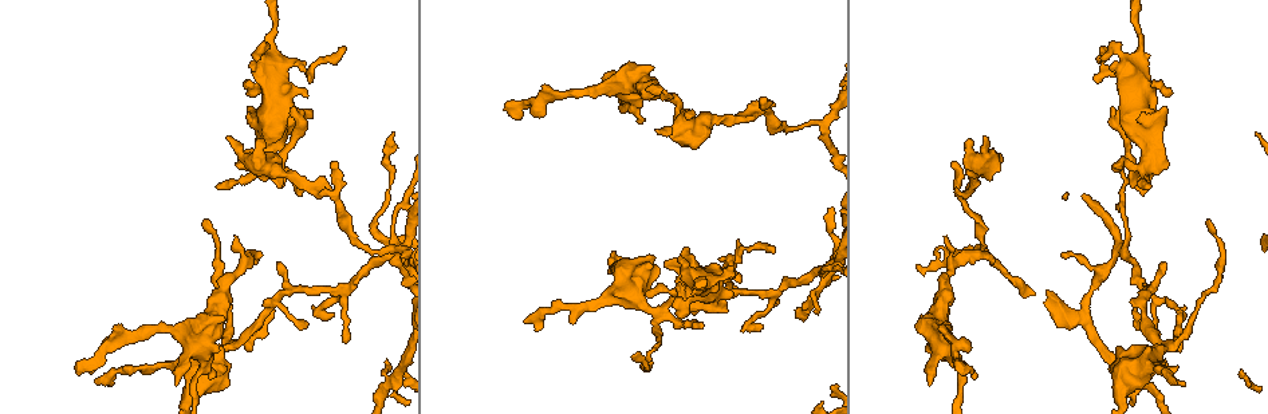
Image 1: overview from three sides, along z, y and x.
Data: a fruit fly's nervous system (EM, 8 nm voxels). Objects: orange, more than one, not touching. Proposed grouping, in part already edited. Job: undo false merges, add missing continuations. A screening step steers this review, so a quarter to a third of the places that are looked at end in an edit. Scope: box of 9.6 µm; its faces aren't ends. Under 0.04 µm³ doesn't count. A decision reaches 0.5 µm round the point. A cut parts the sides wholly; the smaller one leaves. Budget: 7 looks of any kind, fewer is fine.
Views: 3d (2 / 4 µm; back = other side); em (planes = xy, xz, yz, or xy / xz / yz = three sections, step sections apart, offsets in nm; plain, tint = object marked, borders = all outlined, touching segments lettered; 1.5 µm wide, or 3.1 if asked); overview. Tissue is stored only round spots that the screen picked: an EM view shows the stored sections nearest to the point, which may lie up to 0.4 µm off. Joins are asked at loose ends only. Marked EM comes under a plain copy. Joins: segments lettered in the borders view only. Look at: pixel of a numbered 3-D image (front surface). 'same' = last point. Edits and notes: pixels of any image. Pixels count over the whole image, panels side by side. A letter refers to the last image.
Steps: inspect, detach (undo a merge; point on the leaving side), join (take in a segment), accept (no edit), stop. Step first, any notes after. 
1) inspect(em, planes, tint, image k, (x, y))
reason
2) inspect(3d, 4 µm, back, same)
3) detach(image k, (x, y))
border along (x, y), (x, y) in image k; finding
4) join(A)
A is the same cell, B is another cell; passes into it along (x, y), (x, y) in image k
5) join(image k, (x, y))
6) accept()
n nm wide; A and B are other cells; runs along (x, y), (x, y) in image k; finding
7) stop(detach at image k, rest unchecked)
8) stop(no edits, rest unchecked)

inspect(3d, 4 µm, image 1, (227, 348))

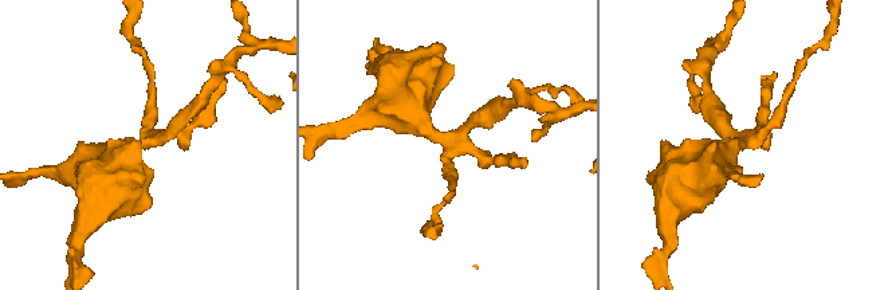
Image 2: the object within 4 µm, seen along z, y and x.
inspect(em, planes, borders, image 2, (739, 147))
need the tissue

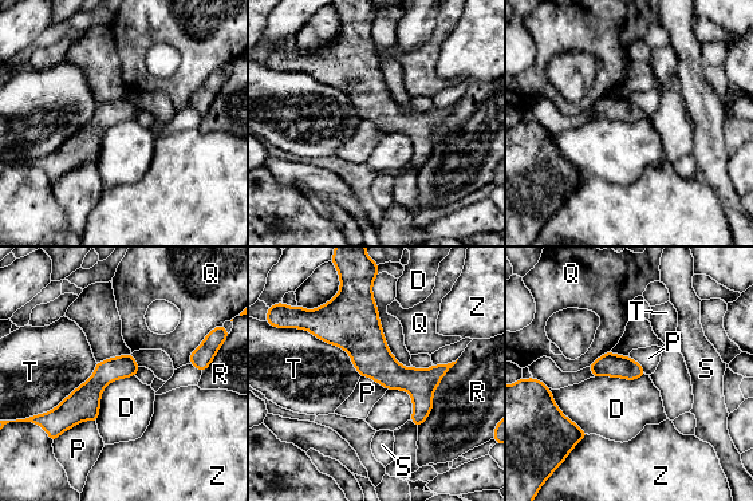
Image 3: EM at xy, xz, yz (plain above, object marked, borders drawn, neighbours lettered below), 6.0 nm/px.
accept()
120 nm wide; D, P, Q, R, S, T and Z are other cells; runs along (361, 307), (362, 339), (418, 394), (418, 421) in image 3; one neuron here

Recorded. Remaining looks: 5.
inspect(em, planes, borders, image 1, (992, 260))
free end

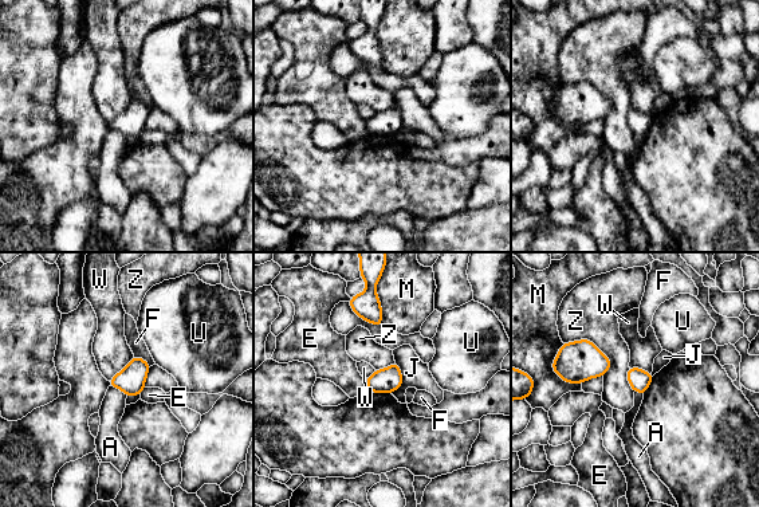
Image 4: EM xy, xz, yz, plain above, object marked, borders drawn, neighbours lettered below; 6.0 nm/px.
accept()
Z touches over 320 nm; A, E, F, J, M, U, W and Z are other cells; none of them fits

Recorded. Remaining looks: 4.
inspect(em, xz, step 4, borders, image 1, (961, 375))
free end

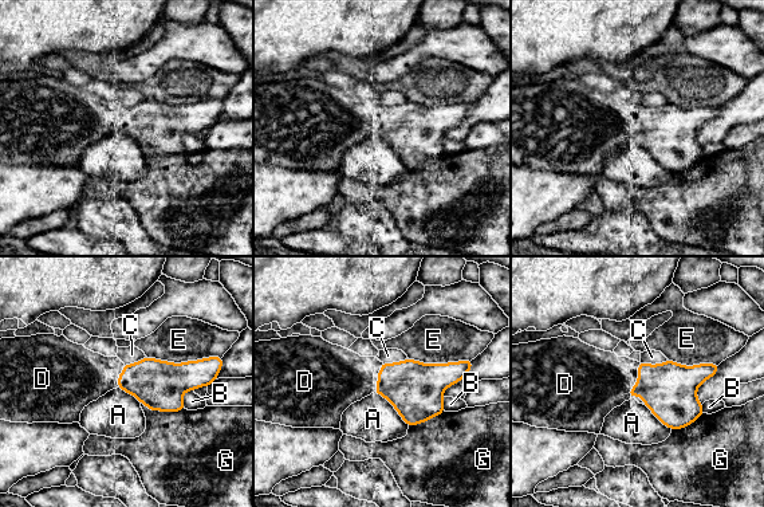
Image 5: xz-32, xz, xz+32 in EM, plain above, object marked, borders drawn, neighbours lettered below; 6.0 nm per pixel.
join(D)
D is the same cell, A, B, C, E and G are other cells; it goes on there

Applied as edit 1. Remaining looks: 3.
stop(join at image 5, rest unchecked)

